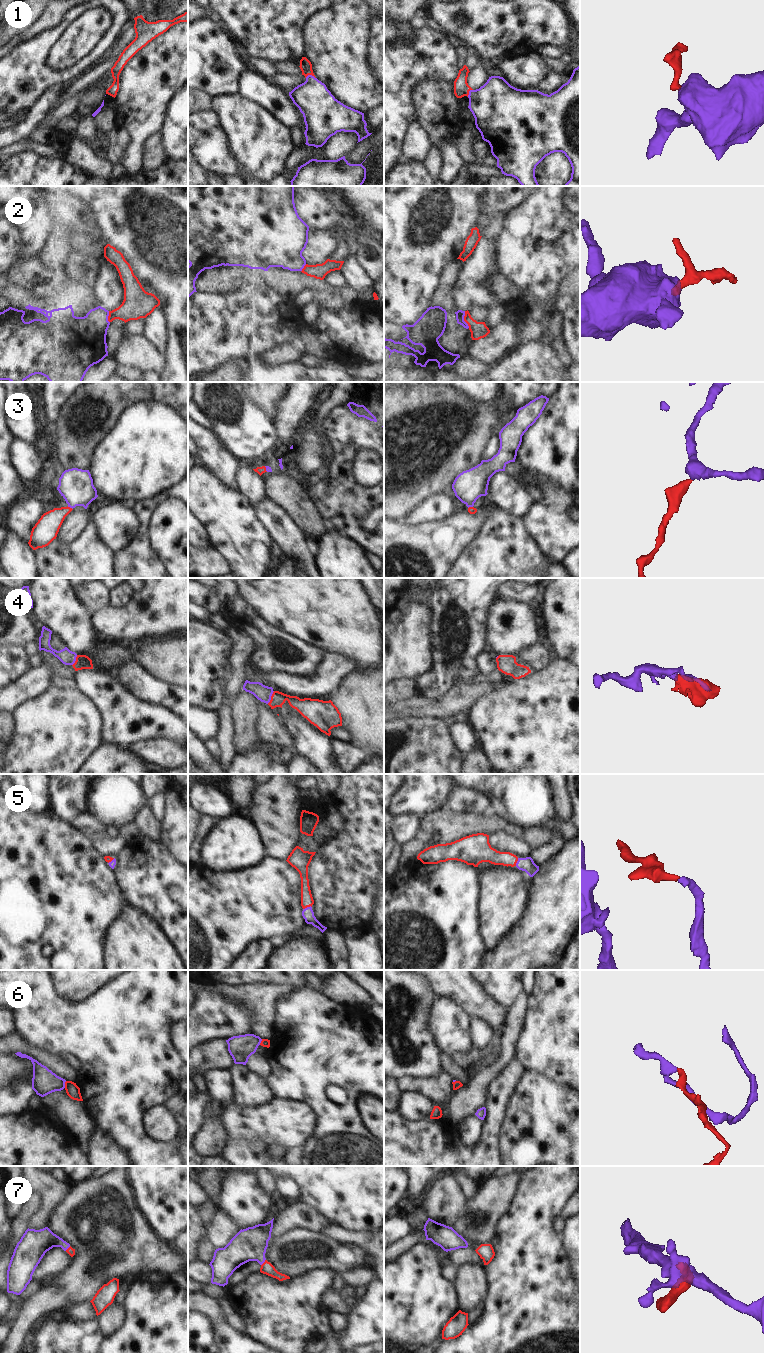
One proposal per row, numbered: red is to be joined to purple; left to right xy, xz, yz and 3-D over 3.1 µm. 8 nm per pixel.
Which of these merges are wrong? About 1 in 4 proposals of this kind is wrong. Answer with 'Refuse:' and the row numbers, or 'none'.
Refuse: 2

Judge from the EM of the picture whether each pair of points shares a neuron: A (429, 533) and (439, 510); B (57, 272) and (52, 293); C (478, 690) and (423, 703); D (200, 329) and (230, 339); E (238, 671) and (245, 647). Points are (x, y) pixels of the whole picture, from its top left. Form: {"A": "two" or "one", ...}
{"A": "two", "B": "one", "C": "one", "D": "one", "E": "one"}

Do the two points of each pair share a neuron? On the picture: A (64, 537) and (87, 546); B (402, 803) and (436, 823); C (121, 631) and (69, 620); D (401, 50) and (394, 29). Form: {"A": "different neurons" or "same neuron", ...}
{"A": "different neurons", "B": "different neurons", "C": "different neurons", "D": "different neurons"}

